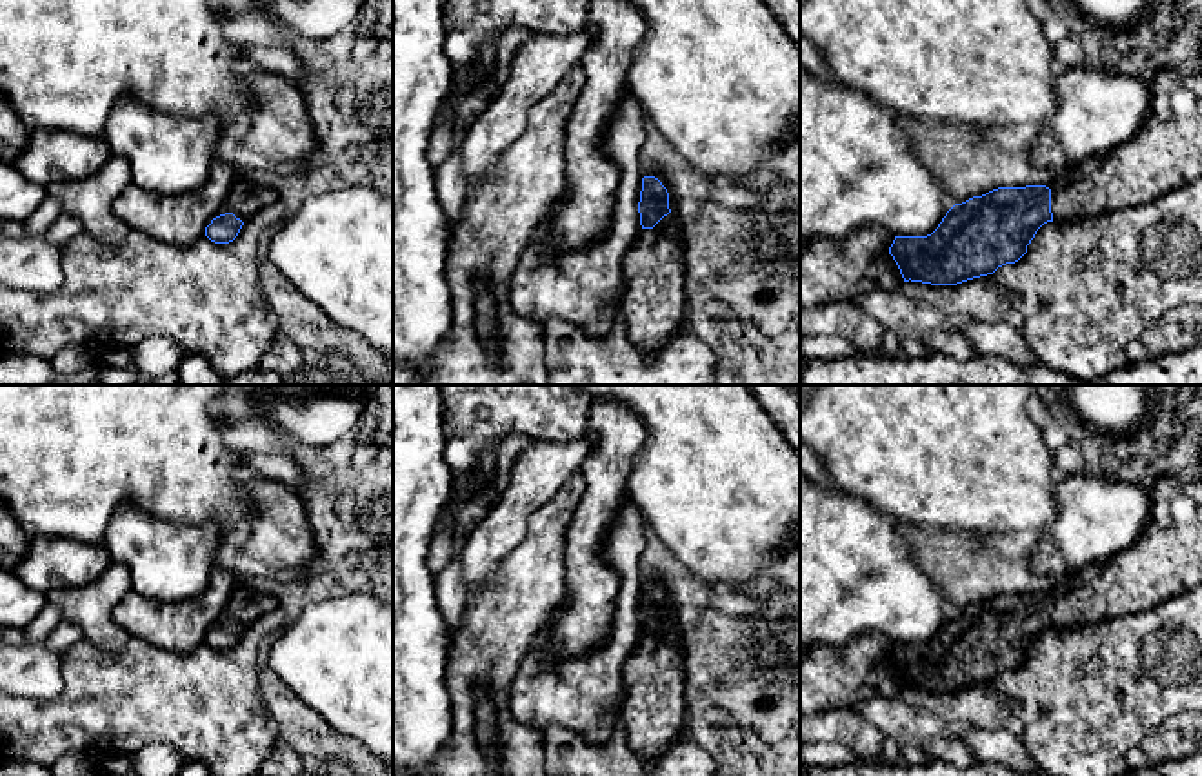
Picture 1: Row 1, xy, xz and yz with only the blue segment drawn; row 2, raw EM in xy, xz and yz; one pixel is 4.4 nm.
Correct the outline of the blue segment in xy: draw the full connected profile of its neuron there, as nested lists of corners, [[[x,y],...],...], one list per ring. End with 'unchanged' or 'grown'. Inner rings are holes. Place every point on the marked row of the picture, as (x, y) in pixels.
[[[236,174],[216,216],[205,227],[205,236],[215,244],[229,244],[251,216],[275,202],[278,202],[278,194],[273,187]]] | grown

